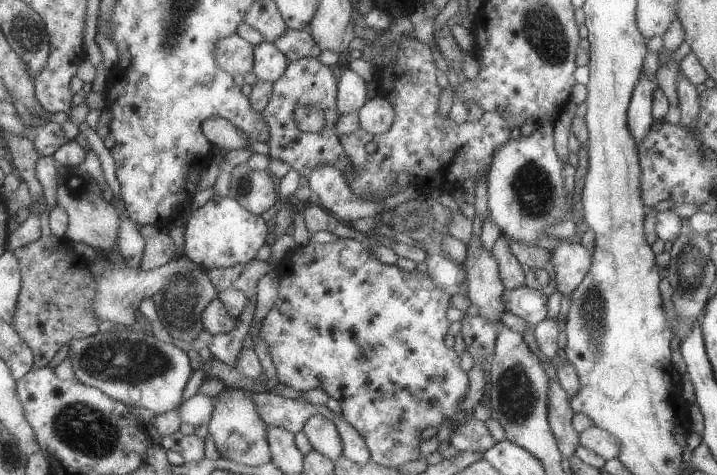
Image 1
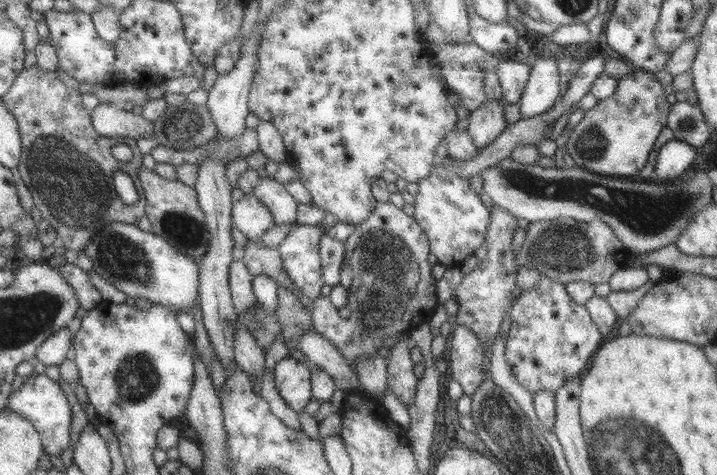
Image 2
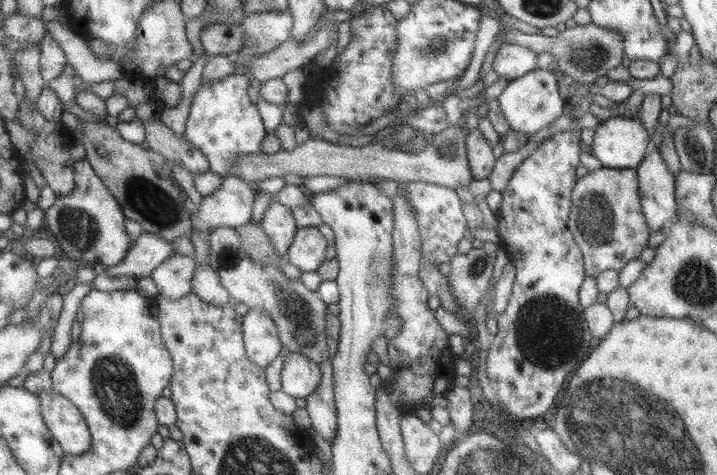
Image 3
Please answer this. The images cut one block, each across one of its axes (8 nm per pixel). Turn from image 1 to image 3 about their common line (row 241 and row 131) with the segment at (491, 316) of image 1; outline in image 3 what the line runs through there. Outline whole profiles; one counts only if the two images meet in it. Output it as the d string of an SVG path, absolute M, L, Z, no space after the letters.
M475 129L466 136L466 146L469 154L470 172L474 174L474 178L477 180L489 178L496 162L492 152L493 145L486 140L480 129Z

